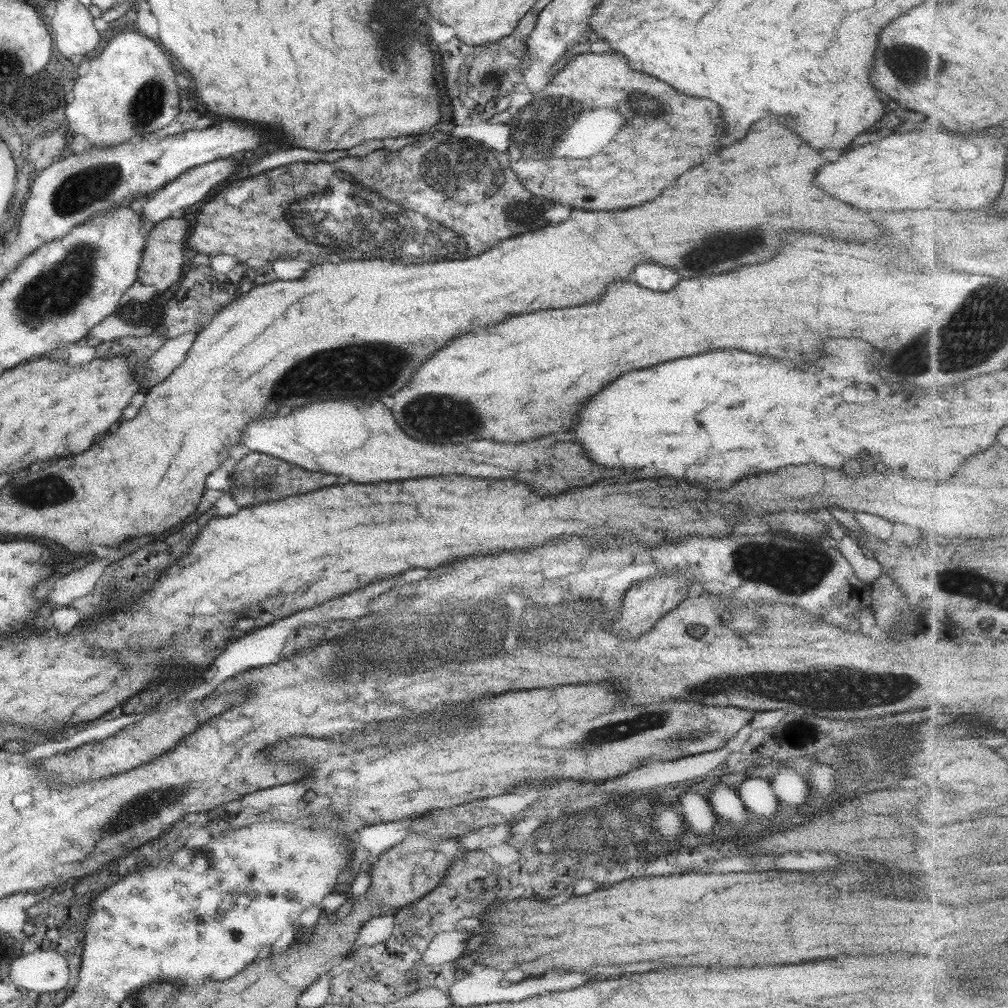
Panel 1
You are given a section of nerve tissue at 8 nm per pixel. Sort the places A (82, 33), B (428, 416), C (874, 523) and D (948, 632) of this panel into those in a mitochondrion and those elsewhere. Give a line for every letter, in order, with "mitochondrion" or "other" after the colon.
A: other
B: mitochondrion
C: other
D: other

